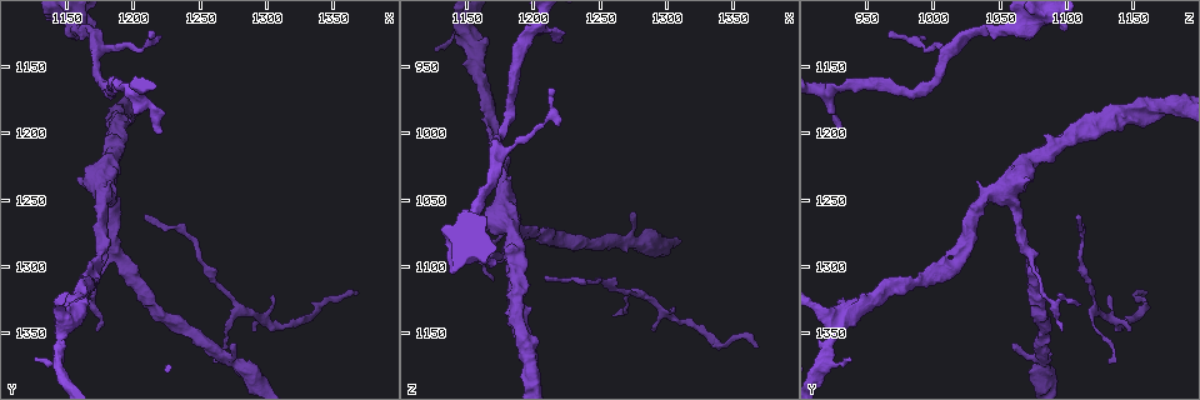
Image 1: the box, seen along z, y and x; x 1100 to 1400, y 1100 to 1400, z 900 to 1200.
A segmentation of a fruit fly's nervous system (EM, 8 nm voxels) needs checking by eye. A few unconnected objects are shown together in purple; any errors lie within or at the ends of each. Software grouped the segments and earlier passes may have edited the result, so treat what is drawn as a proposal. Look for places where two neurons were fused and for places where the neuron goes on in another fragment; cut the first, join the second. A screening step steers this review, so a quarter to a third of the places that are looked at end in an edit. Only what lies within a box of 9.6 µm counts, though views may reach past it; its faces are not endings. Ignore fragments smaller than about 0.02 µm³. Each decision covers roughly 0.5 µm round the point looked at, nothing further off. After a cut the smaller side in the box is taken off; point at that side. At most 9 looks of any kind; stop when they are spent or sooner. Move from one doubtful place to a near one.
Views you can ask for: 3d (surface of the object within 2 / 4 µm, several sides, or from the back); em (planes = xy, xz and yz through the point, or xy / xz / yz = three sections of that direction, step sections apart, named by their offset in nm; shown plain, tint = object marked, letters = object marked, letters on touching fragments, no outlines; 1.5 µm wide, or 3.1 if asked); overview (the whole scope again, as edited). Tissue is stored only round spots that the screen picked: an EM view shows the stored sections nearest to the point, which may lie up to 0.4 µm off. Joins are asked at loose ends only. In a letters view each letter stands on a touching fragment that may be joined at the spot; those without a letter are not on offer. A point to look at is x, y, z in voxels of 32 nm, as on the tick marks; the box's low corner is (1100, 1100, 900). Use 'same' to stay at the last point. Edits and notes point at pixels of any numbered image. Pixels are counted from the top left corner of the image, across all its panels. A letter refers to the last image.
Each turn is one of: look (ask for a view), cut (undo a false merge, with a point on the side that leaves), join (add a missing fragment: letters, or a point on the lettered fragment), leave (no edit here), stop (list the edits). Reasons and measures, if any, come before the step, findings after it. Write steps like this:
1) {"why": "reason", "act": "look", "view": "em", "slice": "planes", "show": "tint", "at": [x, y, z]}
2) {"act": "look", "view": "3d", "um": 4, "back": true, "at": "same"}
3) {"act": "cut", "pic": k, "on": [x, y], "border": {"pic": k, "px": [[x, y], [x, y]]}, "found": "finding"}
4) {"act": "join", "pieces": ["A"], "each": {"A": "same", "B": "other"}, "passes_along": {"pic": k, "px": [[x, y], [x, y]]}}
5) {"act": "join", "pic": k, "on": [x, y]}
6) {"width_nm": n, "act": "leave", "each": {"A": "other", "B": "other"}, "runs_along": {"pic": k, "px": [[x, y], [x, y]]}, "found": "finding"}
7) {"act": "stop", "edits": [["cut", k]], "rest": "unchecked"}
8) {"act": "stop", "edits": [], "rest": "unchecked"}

{"why": "thin end", "act": "look", "view": "em", "slice": "planes", "show": "letters", "at": [1290, 1348, 1146]}

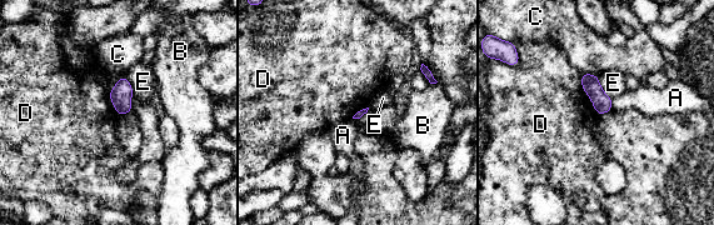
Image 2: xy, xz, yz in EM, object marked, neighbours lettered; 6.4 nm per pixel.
{"longest_contact_nm": ["D", 300], "act": "leave", "each": {"A": "other", "B": "other", "C": "other", "D": "other", "E": "other"}, "border": {"pic": 2, "px": [[582, 74], [582, 88], [598, 115]]}, "found": "none of them fits"}

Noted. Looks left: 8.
{"why": "branch stops here", "act": "look", "view": "em", "slice": "planes", "show": "tint", "at": [1276, 1360, 1058]}

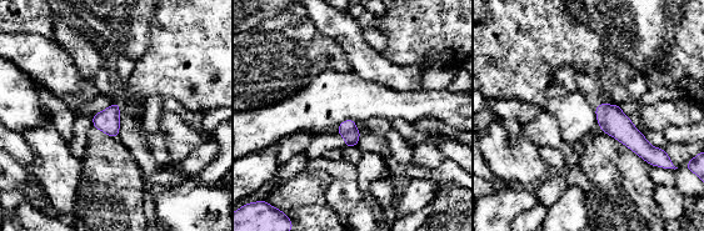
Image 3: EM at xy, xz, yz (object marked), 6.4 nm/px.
{"act": "look", "view": "em", "slice": "planes", "show": "letters", "at": "same"}

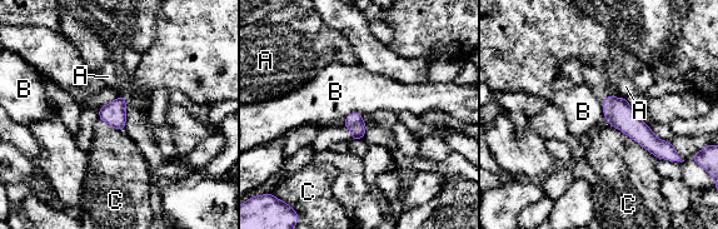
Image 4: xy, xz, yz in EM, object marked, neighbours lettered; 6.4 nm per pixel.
{"act": "leave", "each": {"A": "other", "B": "other", "C": "other"}, "found": "no lettered fragment goes on from it"}

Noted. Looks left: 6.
{"why": "an open end", "act": "look", "view": "3d", "um": 4, "at": [1222, 1198, 930]}

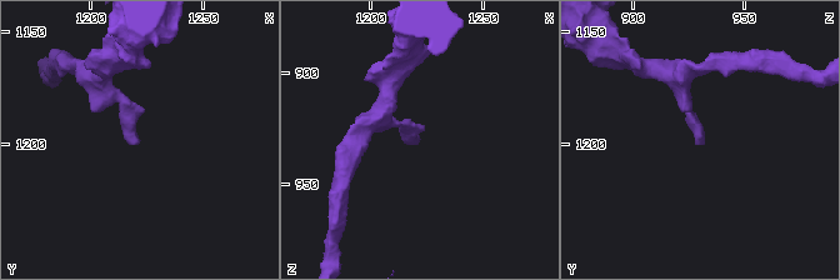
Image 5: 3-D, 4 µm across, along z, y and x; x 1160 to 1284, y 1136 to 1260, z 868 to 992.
{"act": "look", "view": "em", "slice": "planes", "show": "tint", "at": [1222, 1197, 930]}

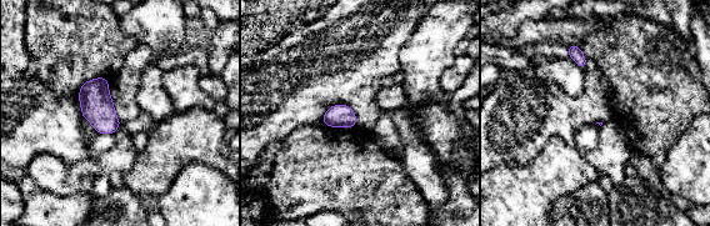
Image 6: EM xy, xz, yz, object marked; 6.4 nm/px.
{"act": "look", "view": "em", "slice": "planes", "show": "letters", "at": "same"}

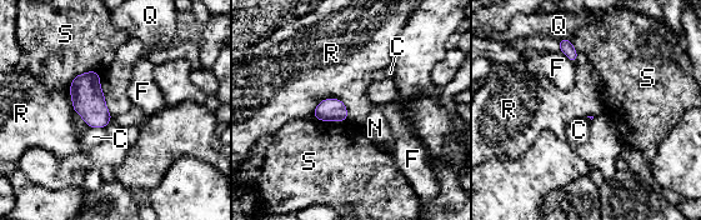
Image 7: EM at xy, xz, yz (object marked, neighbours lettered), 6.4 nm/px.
{"act": "leave", "each": {"C": "other", "F": "other", "N": "other", "Q": "other", "R": "other", "S": "other"}, "border": {"pic": 7, "px": [[348, 109], [324, 99], [313, 114]]}, "found": "none of them fits"}

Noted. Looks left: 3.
{"act": "look", "view": "em", "slice": "yz", "step": 4, "show": "letters", "at": [1210, 1262, 1110]}

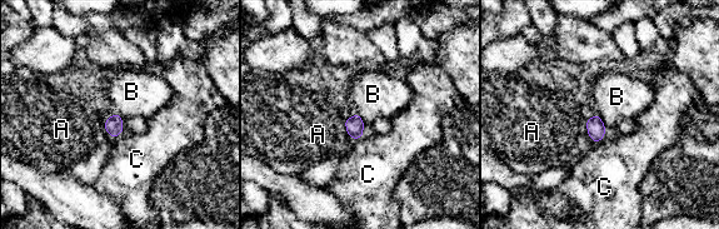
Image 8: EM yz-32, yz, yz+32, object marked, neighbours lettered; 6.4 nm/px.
{"width_nm": 110, "act": "leave", "each": {"A": "other", "B": "other", "C": "other"}, "border": {"pic": 8, "px": [[597, 113], [605, 128]]}, "found": "no lettered fragment goes on from it"}

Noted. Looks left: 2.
{"act": "stop", "edits": [], "rest": "unchecked"}

